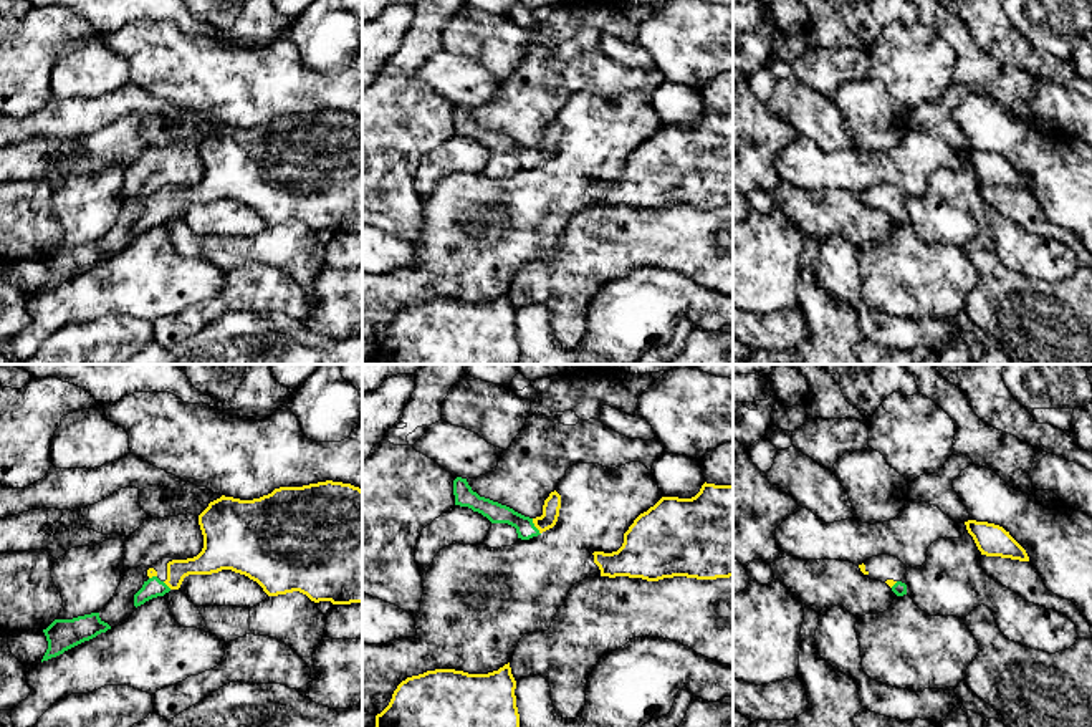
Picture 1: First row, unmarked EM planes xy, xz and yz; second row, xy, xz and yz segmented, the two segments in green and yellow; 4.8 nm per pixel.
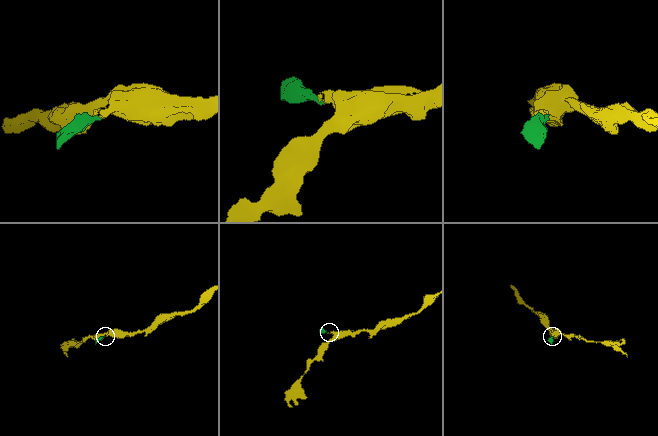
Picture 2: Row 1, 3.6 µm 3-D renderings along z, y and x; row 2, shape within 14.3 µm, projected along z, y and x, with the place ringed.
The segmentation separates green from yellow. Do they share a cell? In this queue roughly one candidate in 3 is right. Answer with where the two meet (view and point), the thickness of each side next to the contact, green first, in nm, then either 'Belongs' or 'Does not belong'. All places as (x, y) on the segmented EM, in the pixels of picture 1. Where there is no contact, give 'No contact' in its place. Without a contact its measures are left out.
Touches green at xz (535, 527). Thickness 100 nm (green) against 80 nm. Belongs

